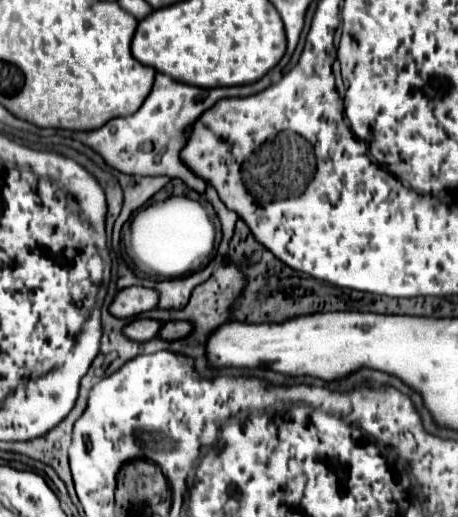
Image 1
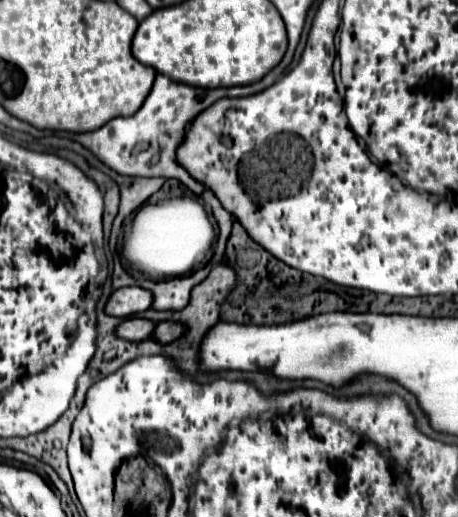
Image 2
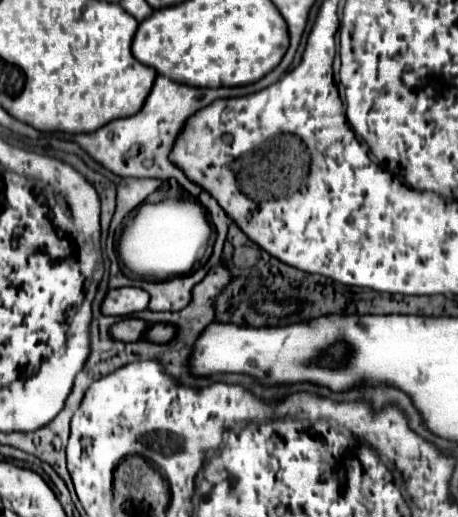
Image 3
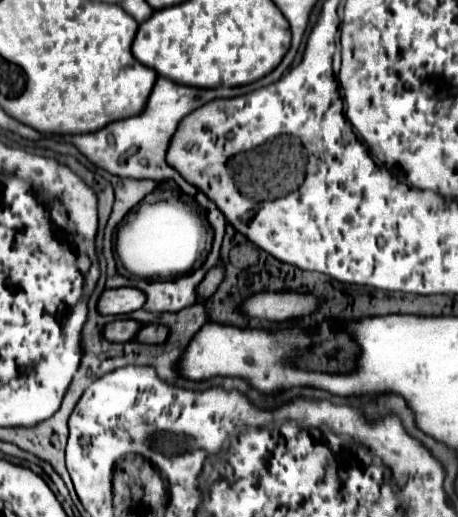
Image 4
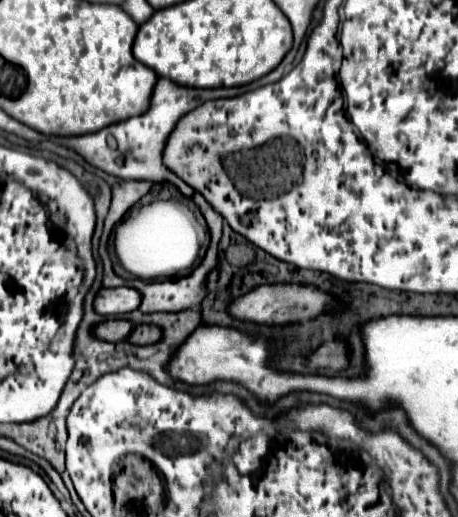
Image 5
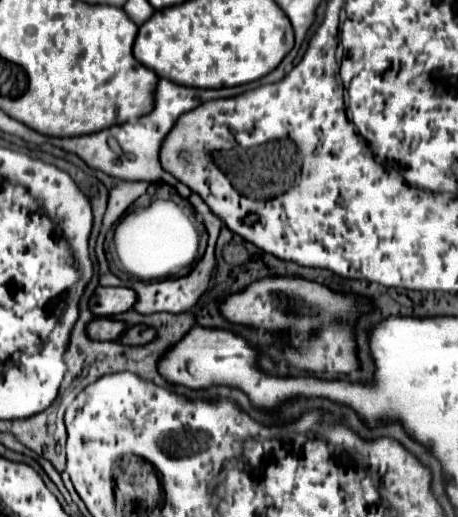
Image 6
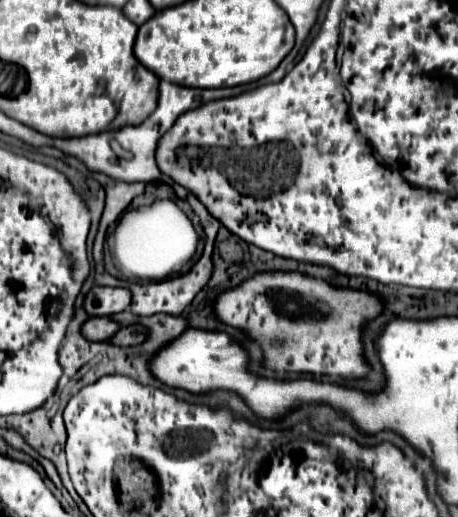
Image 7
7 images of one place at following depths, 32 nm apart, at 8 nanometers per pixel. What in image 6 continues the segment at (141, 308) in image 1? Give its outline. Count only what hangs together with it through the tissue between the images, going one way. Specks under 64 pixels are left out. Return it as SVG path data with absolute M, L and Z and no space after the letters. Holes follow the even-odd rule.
M98 286L88 300L88 308L96 316L114 316L134 306L134 290Z

